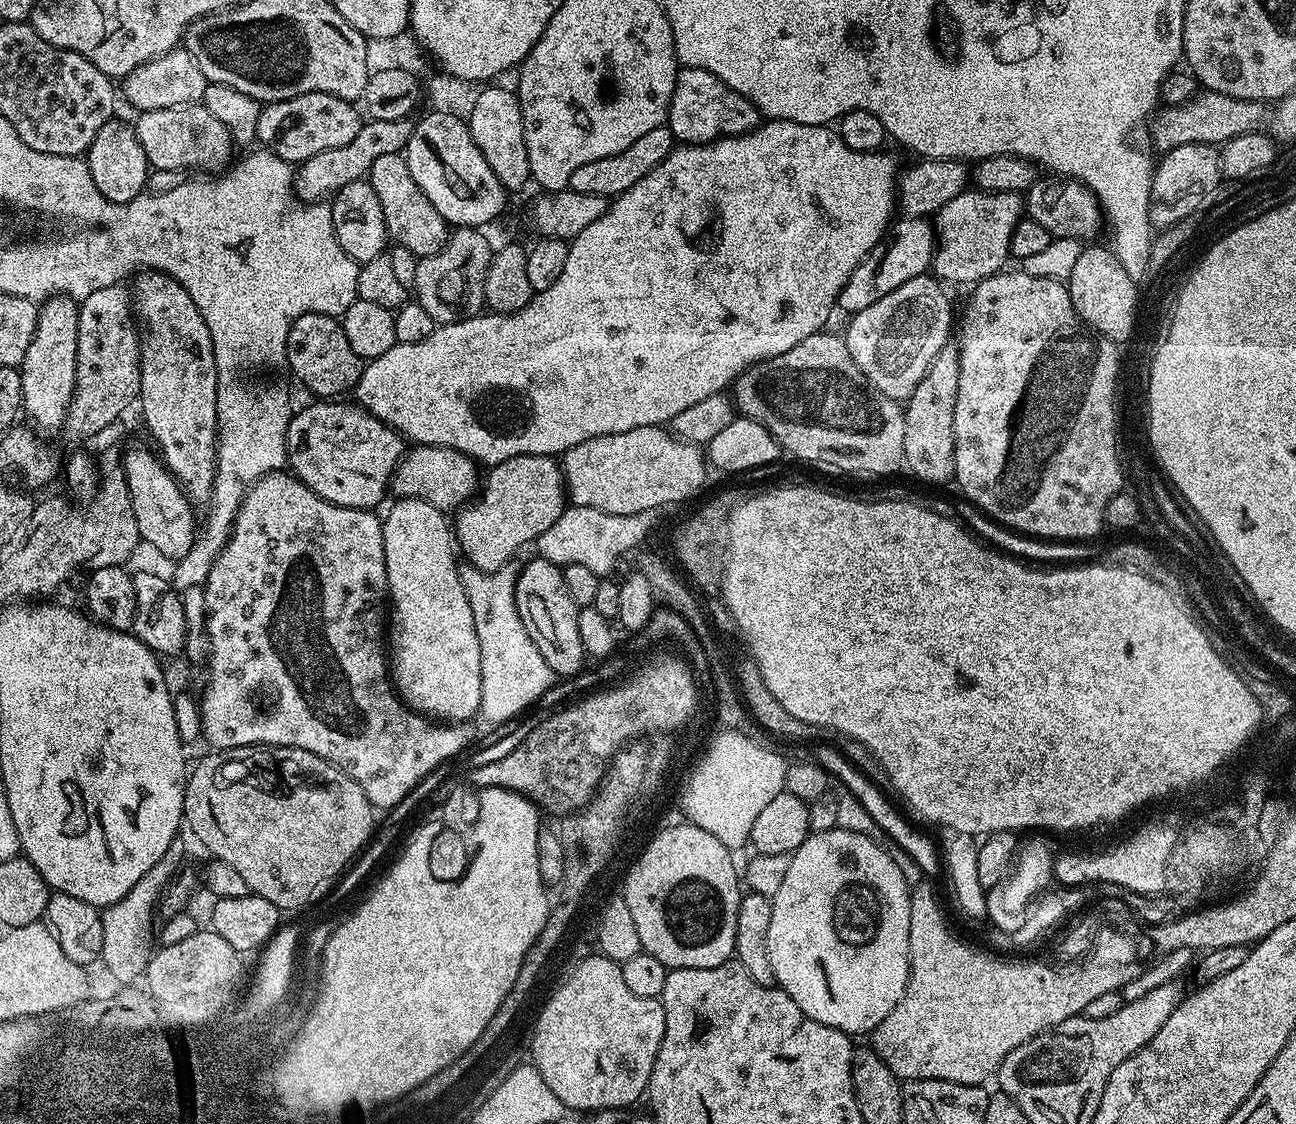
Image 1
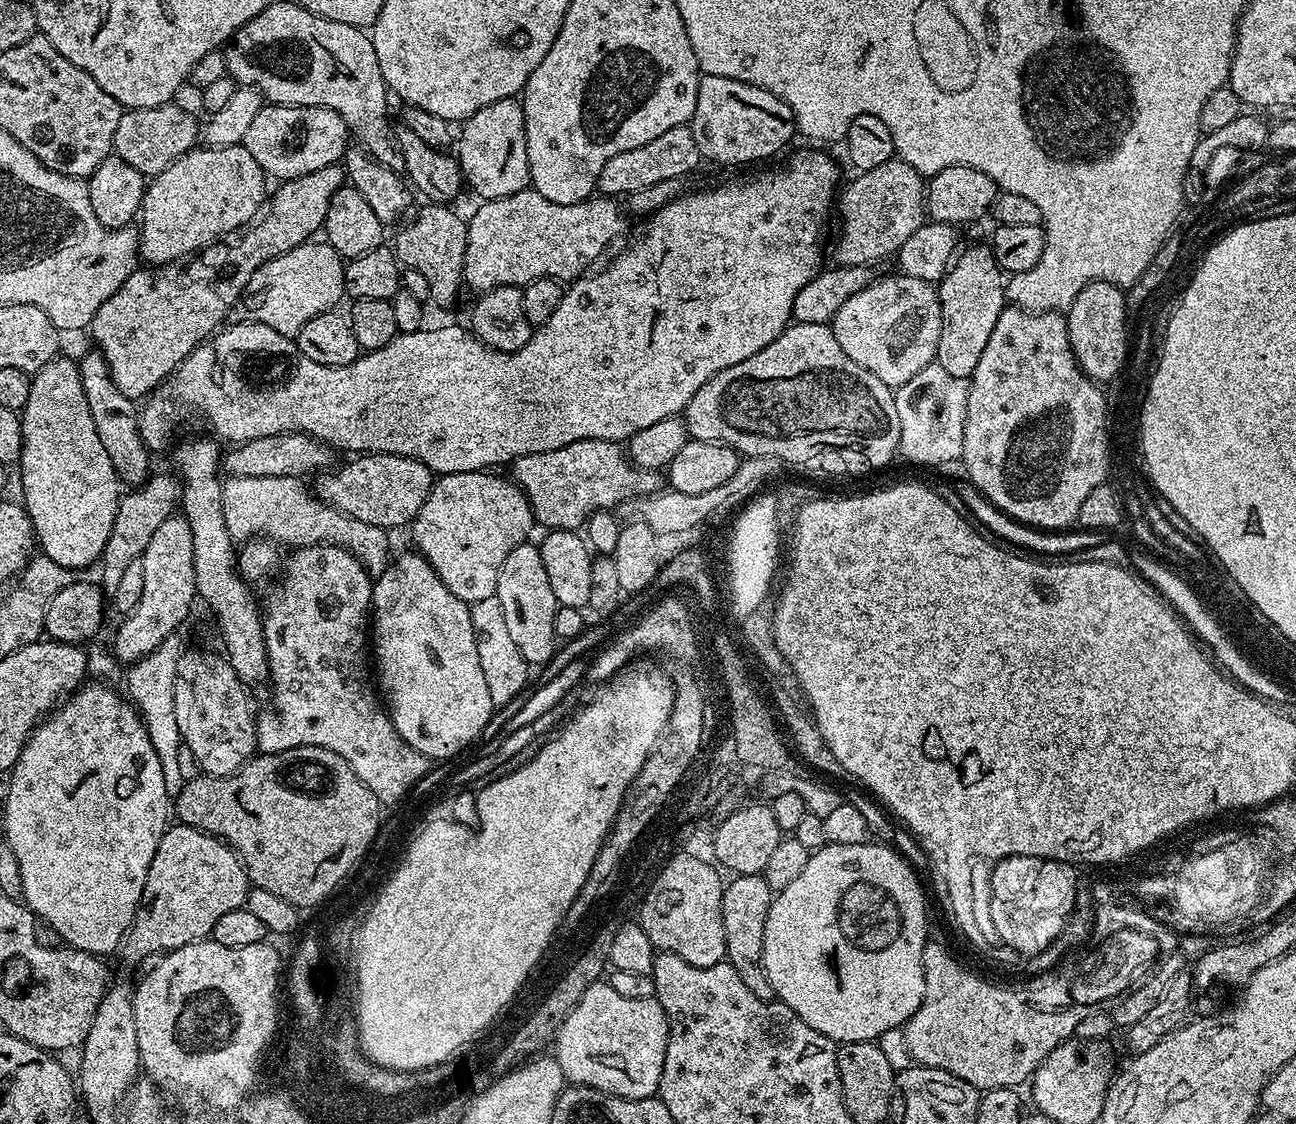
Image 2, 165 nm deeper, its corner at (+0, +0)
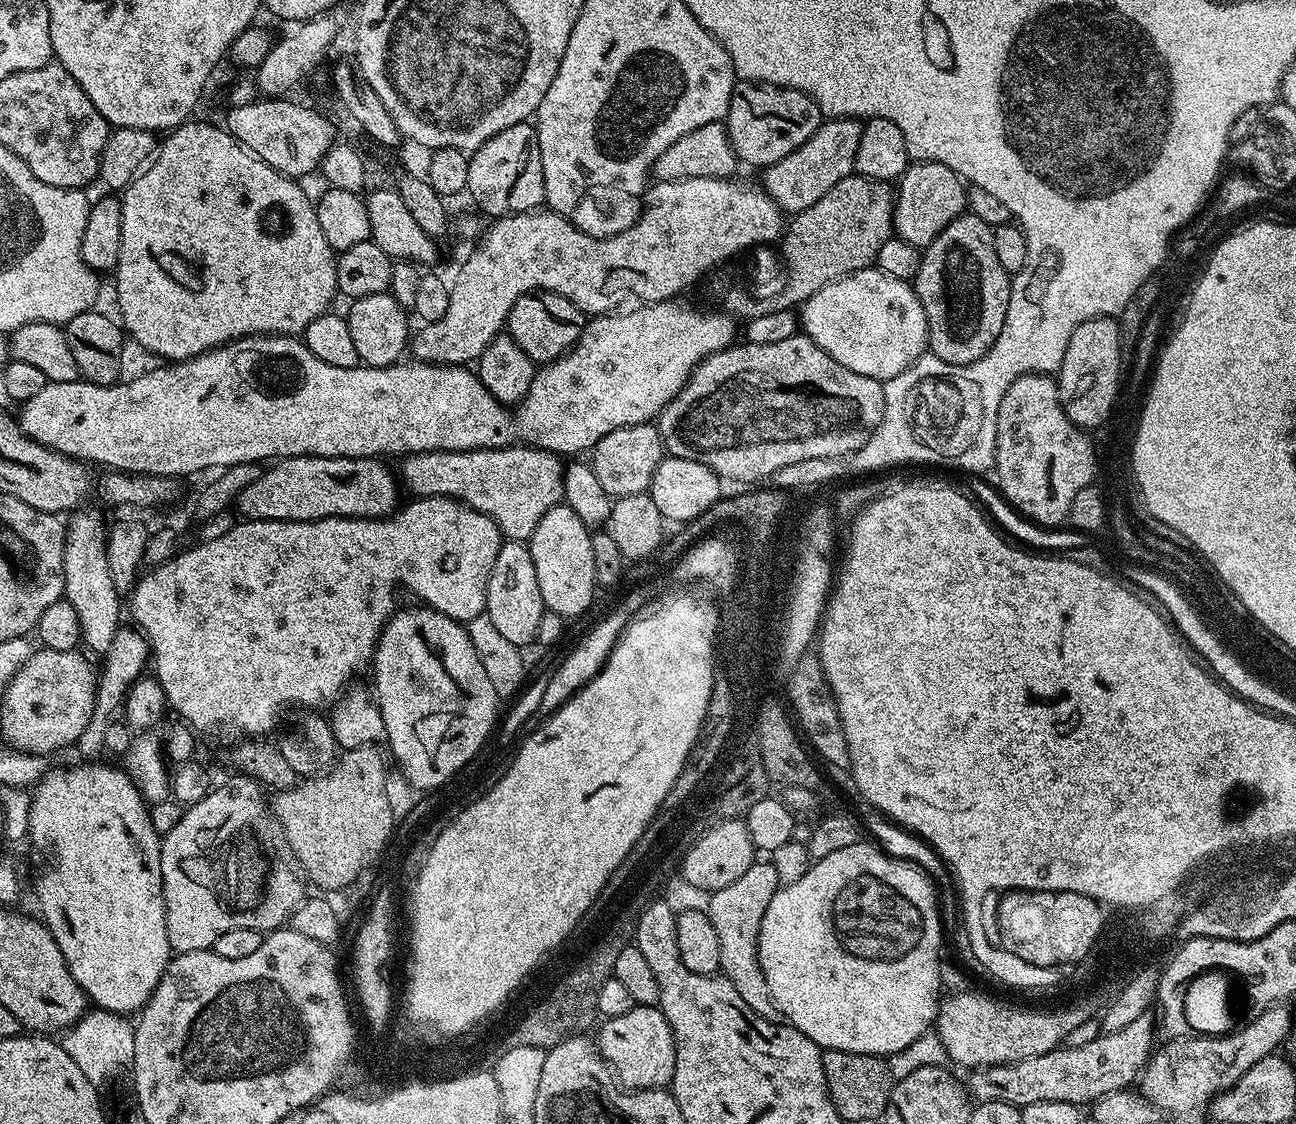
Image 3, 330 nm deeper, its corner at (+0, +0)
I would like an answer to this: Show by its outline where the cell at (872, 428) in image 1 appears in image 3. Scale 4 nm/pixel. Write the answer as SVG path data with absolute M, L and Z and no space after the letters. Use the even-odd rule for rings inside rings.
M797 334L784 339L783 342L774 342L770 346L740 342L731 348L724 348L722 351L706 357L692 371L691 378L687 380L679 394L661 410L658 417L658 427L667 455L702 462L706 466L710 466L710 470L714 470L717 476L725 481L767 481L778 470L782 470L782 466L790 466L790 462L806 462L806 458L848 456L851 452L857 452L872 437L874 430L882 422L883 413L884 384L881 381L870 378L866 374L854 374L854 370L846 370L846 366L842 366L842 362L834 362L834 358L830 358L830 354L826 354L826 350L822 350L822 346L815 344L810 337Z

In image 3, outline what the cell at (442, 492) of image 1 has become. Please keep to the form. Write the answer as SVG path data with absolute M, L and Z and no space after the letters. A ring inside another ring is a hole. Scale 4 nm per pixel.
M286 456L265 467L258 482L242 489L234 508L249 520L321 520L335 516L378 520L392 515L401 503L401 485L393 469L391 472L384 464L376 458Z

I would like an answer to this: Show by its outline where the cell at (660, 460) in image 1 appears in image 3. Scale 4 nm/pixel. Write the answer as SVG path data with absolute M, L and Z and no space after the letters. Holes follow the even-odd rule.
M509 446L506 448L478 448L469 452L414 452L403 457L398 468L398 476L403 487L412 491L413 497L448 496L459 500L474 510L486 514L500 528L504 540L523 540L527 542L534 534L534 526L554 505L564 499L563 478L565 465L557 453L546 448L531 446Z

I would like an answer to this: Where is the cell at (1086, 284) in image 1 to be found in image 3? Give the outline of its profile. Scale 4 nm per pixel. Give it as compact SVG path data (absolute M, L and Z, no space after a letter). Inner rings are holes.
M1099 316L1093 320L1082 322L1074 334L1070 334L1070 346L1066 346L1066 354L1062 358L1062 366L1058 373L1060 405L1072 412L1072 420L1080 420L1080 424L1096 424L1104 412L1108 412L1108 404L1112 404L1112 392L1116 392L1116 380L1122 376L1122 370L1114 362L1114 350L1117 348L1117 321L1110 316Z

